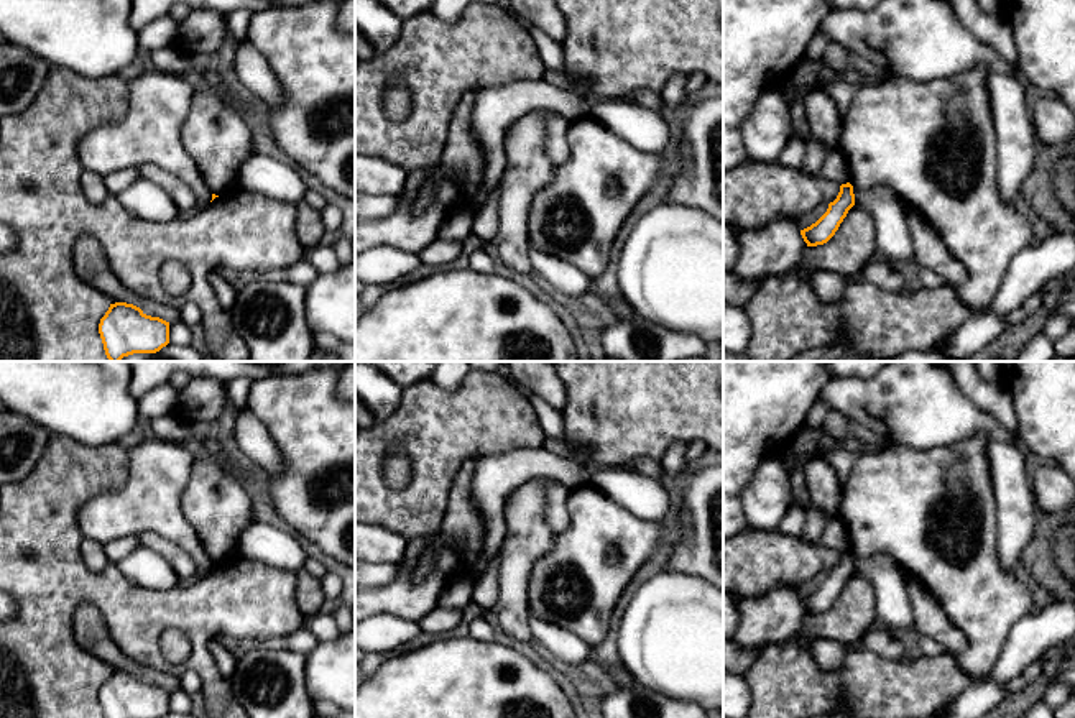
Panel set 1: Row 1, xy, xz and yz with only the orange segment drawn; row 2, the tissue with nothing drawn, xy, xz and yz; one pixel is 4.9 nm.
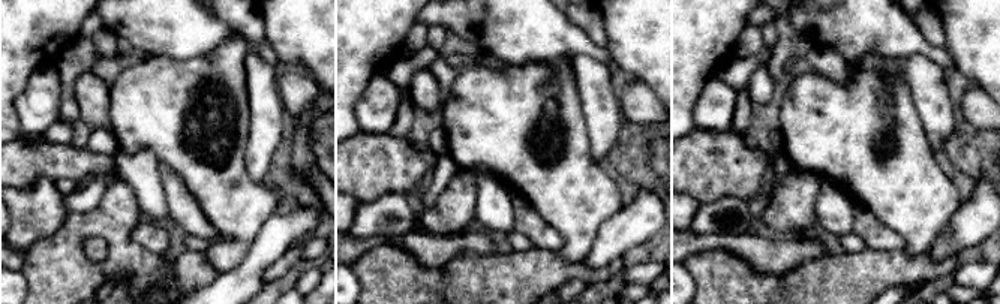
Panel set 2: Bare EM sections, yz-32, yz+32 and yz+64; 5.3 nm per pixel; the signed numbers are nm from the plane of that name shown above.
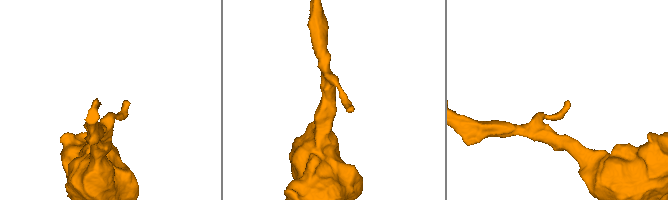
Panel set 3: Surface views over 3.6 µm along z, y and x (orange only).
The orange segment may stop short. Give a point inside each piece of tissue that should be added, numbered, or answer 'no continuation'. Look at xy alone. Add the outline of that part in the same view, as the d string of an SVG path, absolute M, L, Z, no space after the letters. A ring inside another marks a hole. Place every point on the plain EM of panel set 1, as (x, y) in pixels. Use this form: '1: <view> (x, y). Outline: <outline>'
no continuation

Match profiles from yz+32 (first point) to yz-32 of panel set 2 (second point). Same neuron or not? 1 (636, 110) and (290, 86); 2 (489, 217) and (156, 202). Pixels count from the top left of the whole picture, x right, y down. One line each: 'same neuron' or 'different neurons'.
1: same neuron
2: same neuron

